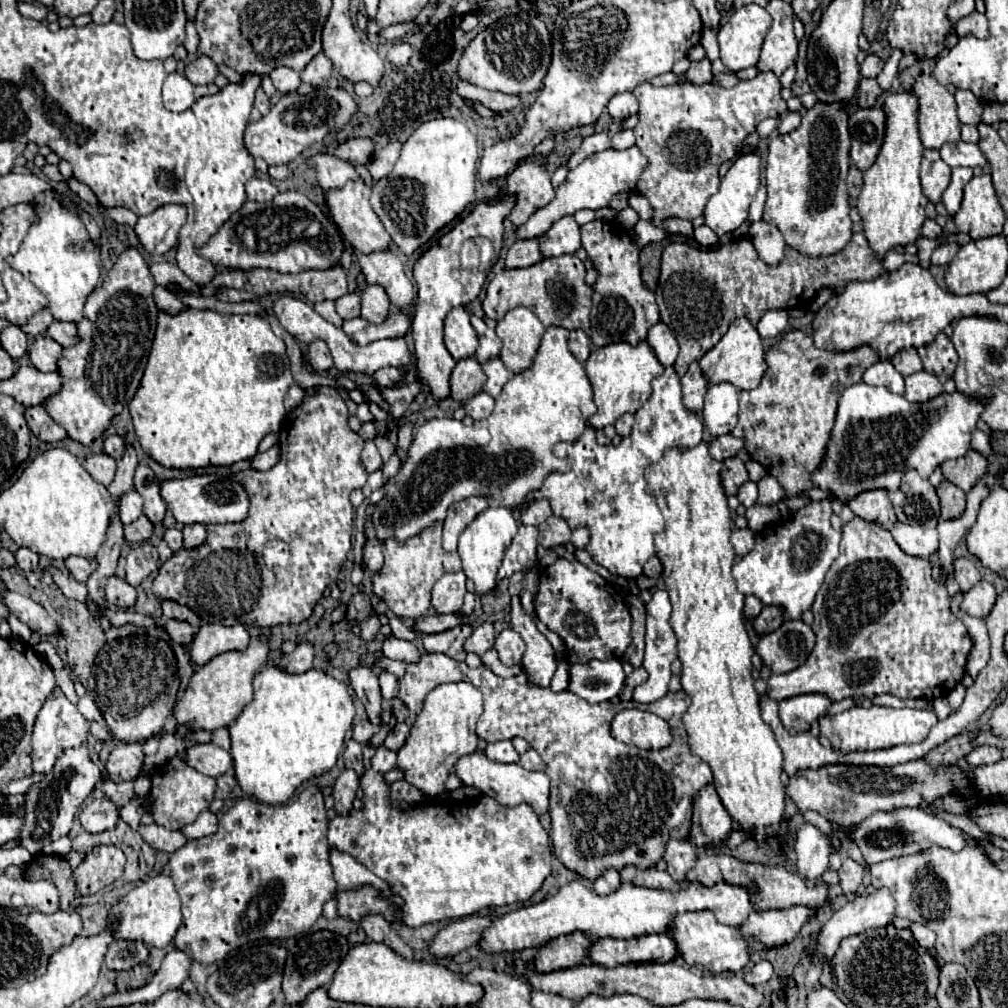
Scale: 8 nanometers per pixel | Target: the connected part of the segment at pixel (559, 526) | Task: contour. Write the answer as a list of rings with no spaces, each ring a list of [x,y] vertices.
[[[549,517],[545,523],[541,523],[539,527],[539,535],[537,535],[537,541],[545,547],[545,549],[551,549],[551,547],[565,547],[571,539],[571,529],[569,525],[563,521],[563,519],[557,519],[557,517]]]

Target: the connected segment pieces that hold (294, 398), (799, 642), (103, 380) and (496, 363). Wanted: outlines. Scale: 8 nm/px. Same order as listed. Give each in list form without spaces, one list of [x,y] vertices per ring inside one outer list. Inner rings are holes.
[[[293,383],[293,385],[289,387],[289,393],[287,393],[287,397],[285,397],[285,409],[287,409],[287,411],[291,411],[293,407],[297,407],[297,405],[301,403],[303,395],[305,395],[305,391]]]
[[[801,619],[785,621],[779,629],[765,633],[755,651],[773,673],[789,673],[801,667],[813,651],[813,631]]]
[[[127,249],[113,265],[113,269],[107,273],[101,287],[97,287],[93,295],[89,295],[83,307],[83,319],[77,323],[77,335],[79,335],[77,345],[63,349],[57,361],[57,373],[63,379],[63,387],[59,393],[47,397],[43,401],[43,407],[49,413],[49,417],[57,425],[61,425],[73,441],[79,441],[81,445],[91,445],[95,439],[99,439],[111,427],[113,417],[119,415],[137,393],[157,327],[159,309],[153,301],[153,289],[155,281],[147,269],[145,259],[137,249]]]
[[[493,359],[493,361],[489,361],[489,363],[483,363],[481,367],[483,367],[485,375],[487,375],[487,383],[485,383],[483,389],[485,389],[491,397],[497,397],[497,395],[501,393],[503,385],[515,377],[515,375],[501,363],[501,359]]]

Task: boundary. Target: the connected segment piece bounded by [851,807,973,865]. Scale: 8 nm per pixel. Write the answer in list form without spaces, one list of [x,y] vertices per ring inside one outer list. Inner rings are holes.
[[[895,809],[895,811],[875,811],[873,815],[869,815],[867,819],[863,819],[861,823],[857,823],[851,831],[851,841],[859,845],[863,859],[873,865],[891,857],[901,857],[901,855],[913,855],[917,851],[923,851],[925,847],[931,845],[941,845],[941,847],[949,847],[951,851],[961,851],[967,843],[973,843],[971,837],[967,833],[963,833],[957,827],[951,827],[949,823],[945,823],[943,819],[931,817],[927,815],[923,809]]]

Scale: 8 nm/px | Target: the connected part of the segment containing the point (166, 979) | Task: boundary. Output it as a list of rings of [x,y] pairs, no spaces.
[[[171,949],[167,957],[163,959],[161,969],[153,975],[153,979],[135,989],[135,991],[117,991],[113,995],[107,995],[101,999],[101,1007],[119,1007],[119,1005],[135,1005],[135,1003],[153,1003],[159,999],[165,991],[181,987],[183,979],[189,975],[191,959],[177,949]]]

